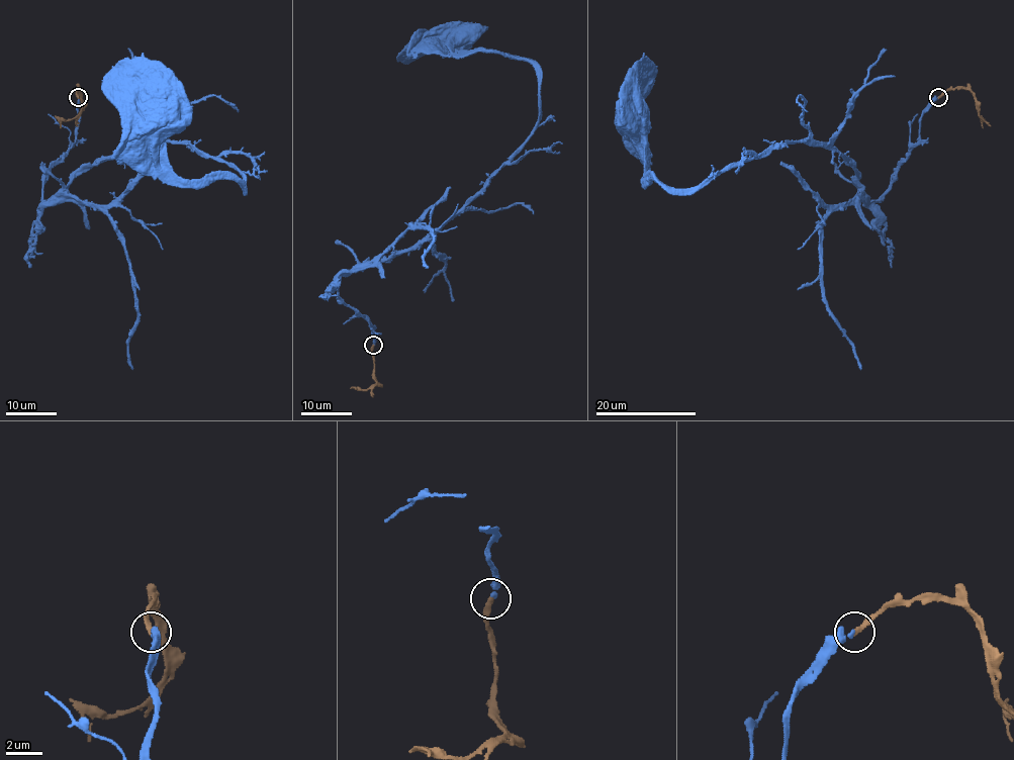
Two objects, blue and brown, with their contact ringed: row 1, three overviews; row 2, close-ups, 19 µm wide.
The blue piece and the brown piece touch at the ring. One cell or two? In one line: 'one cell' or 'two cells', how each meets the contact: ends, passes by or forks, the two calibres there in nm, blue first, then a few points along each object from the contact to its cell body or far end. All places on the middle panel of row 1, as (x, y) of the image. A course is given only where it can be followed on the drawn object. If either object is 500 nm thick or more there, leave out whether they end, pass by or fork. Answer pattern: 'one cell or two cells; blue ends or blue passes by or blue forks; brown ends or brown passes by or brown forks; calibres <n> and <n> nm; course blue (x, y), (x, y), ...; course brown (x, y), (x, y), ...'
one cell; blue ends; brown ends; calibres 360 and 300 nm; course blue (372, 345), (339, 279), (423, 243), (539, 118), (536, 68), (454, 51), (458, 33); course brown (372, 345), (375, 384), (365, 390), (350, 387)

